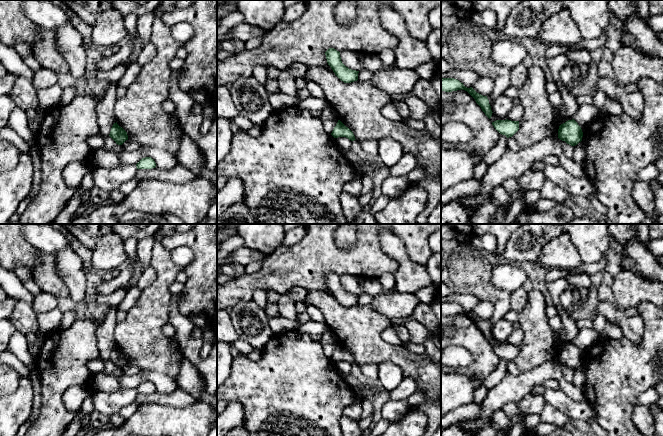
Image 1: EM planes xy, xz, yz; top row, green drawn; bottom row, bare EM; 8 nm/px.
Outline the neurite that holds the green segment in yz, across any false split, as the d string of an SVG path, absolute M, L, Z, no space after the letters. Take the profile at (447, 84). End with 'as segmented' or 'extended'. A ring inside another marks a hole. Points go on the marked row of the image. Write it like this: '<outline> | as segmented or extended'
M441 78L441 91L452 92L457 90L467 91L476 101L476 103L481 107L485 115L490 119L492 116L491 106L487 96L483 96L477 93L472 87L467 88L459 80L454 78Z | as segmented

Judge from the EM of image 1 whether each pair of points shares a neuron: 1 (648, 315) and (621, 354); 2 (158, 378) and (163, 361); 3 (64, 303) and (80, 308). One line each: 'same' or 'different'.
1: same
2: different
3: same

